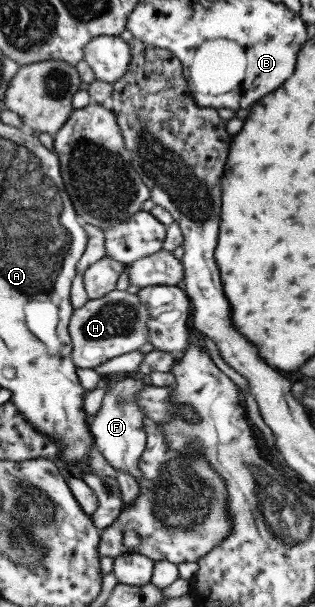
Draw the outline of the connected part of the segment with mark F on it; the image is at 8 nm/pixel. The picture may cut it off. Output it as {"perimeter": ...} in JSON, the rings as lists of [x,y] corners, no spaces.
{"perimeter":[[[125,374],[116,376],[106,376],[100,381],[100,385],[105,388],[100,408],[93,420],[88,425],[93,445],[103,455],[103,459],[117,471],[133,477],[135,482],[139,481],[143,474],[137,466],[137,461],[143,453],[146,442],[145,431],[143,431],[143,418],[145,415],[137,409],[135,405],[135,394],[143,388],[145,379],[136,374]]]}

